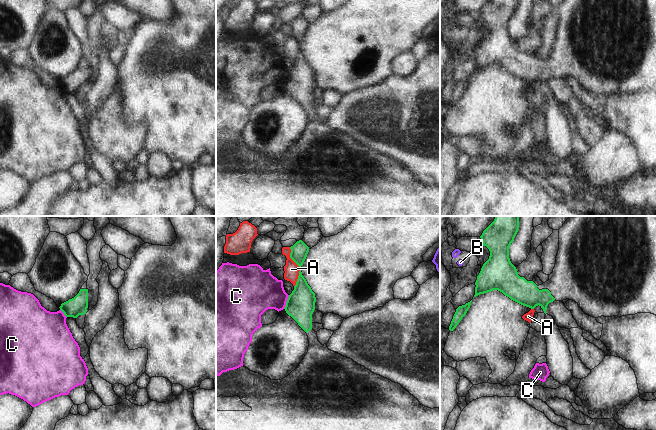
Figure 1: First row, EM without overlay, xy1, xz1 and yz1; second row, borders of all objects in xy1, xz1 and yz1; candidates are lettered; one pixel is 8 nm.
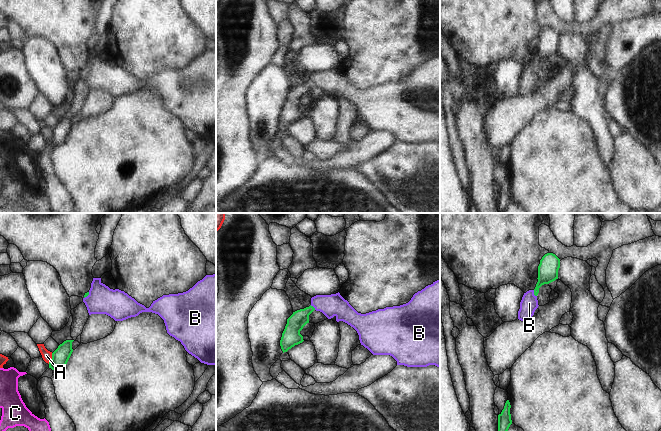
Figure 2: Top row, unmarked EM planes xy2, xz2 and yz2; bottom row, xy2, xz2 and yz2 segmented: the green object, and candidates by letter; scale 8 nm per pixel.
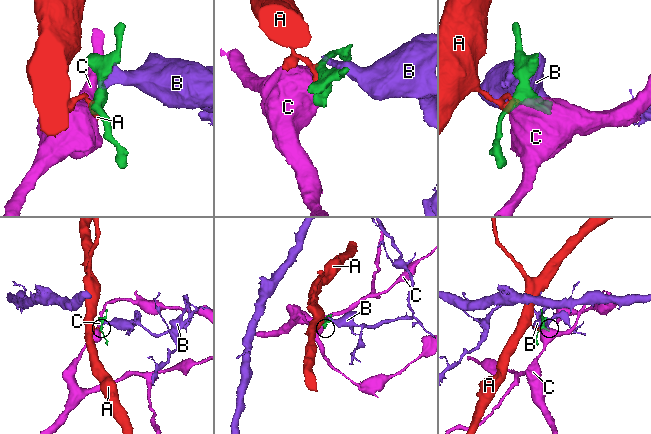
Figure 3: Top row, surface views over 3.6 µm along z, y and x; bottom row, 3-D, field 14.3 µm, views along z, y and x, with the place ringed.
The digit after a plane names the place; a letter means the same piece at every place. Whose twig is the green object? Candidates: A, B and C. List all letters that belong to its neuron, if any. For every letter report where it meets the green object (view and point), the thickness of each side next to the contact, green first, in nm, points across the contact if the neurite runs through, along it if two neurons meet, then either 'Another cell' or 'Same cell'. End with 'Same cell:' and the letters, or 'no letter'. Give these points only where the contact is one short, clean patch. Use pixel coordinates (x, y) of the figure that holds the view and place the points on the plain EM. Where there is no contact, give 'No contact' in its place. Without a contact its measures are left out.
A: Touches green at xz1 (299, 43). Thickness 200 nm (green) against 120 nm. Another cell
B: Touches green at yz2 (534, 69). Thickness 160 nm (green) against 140 nm. Boundary: yz2 (533, 66), (536, 72). Another cell
C: Touches green at xz1 (286, 78). Thickness 240 nm (green) against 340 nm. Boundary: xz1 (289, 71), (283, 84). Another cell
Same cell: no letter.

